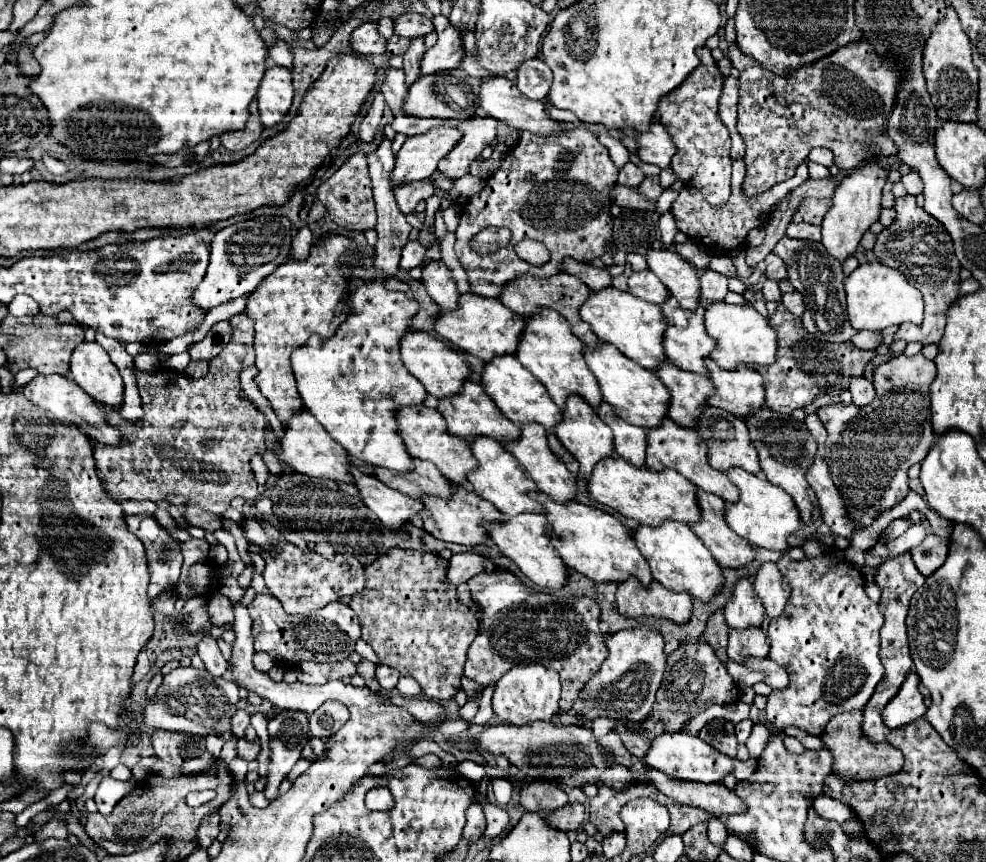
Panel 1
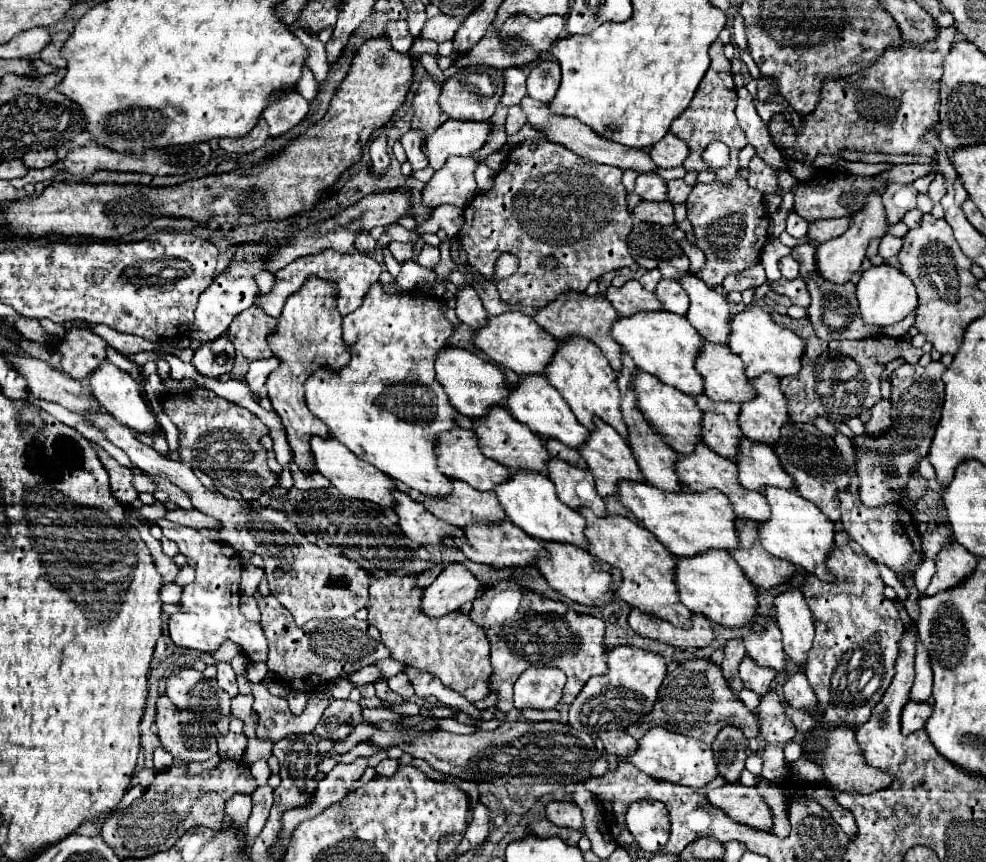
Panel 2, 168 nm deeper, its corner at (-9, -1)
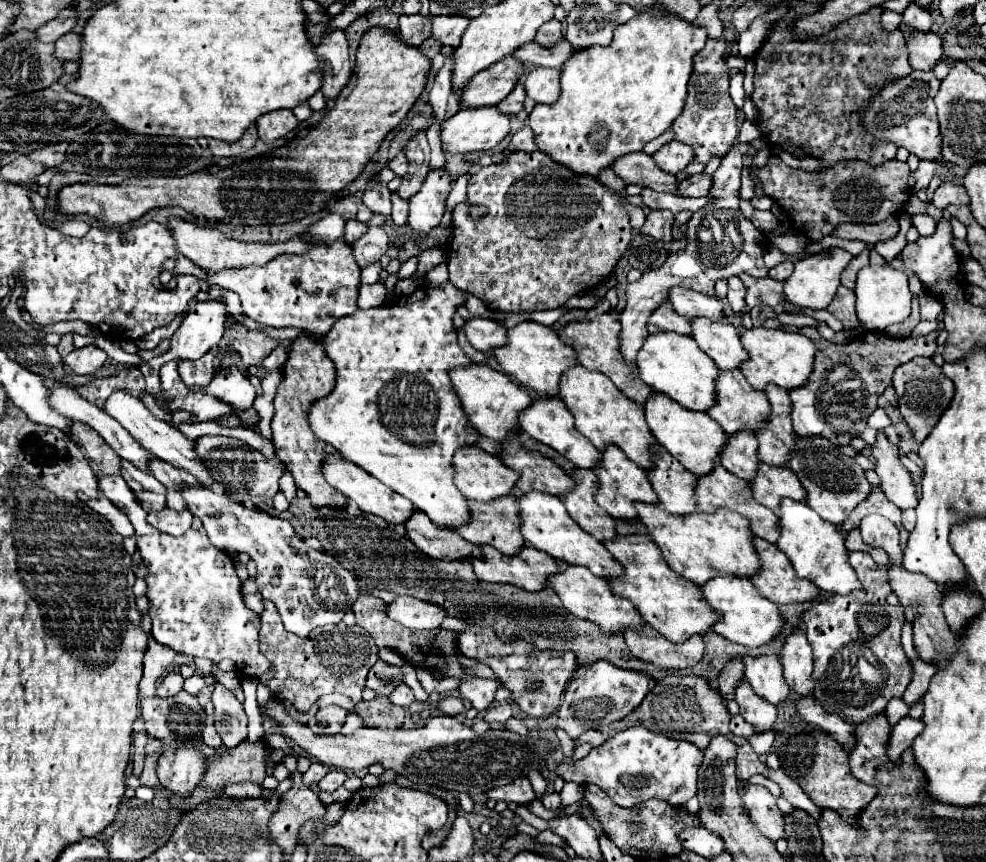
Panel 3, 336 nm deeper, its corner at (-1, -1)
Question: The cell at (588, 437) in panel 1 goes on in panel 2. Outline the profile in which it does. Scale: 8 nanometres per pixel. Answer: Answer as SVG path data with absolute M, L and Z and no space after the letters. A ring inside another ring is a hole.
M594 418L594 430L590 432L590 436L582 442L580 446L580 454L582 458L588 462L588 468L590 472L594 474L594 480L596 480L596 492L606 498L610 494L616 492L616 482L622 480L622 478L630 478L630 480L644 480L632 452L630 452L630 446L628 442L610 426L606 424L604 420L600 418Z

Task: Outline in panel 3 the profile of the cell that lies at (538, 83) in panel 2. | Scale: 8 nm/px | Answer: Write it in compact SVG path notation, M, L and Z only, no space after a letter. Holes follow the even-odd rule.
M534 68L526 76L526 94L542 104L552 104L560 98L560 70L556 68Z

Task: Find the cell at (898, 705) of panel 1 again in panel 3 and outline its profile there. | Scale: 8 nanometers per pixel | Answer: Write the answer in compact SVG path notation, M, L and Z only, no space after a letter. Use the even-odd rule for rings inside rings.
M910 716L902 718L896 726L892 726L890 730L890 738L888 738L888 744L886 744L886 752L888 752L888 758L894 762L894 764L900 764L900 758L902 758L902 752L908 750L914 742L914 738L924 730L924 722L922 720L914 720Z

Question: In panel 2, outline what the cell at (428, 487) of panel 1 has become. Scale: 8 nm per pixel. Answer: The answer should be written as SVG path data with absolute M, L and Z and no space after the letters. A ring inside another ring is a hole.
M450 480L452 492L446 498L422 498L422 506L440 520L464 528L472 522L504 520L506 514L500 510L494 492L480 492L462 480Z

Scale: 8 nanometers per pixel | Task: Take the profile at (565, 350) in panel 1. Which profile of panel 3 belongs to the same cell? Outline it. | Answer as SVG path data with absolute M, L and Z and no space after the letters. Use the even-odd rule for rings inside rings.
M574 366L560 380L560 398L574 414L578 432L584 434L600 452L614 444L624 450L624 454L642 470L652 470L652 446L656 446L658 442L650 426L646 424L644 408L628 400L620 390L616 390L608 376L584 370L584 366Z

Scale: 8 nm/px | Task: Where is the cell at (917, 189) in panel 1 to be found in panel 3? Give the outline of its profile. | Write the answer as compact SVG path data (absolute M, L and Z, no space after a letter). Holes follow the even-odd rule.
M950 180L942 182L932 198L932 204L940 210L944 210L948 204L968 204L968 202L970 202L970 196L966 194L966 188Z

